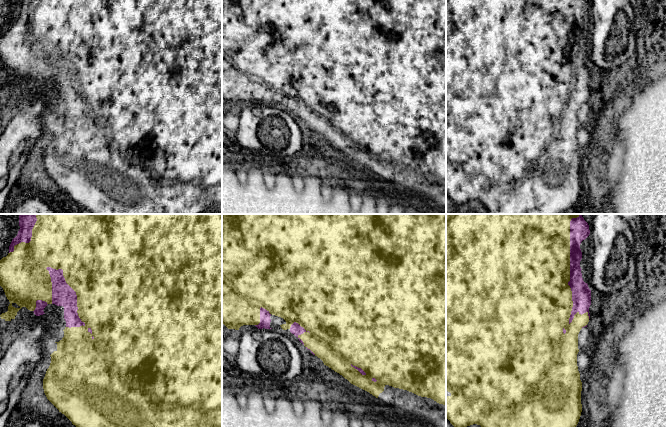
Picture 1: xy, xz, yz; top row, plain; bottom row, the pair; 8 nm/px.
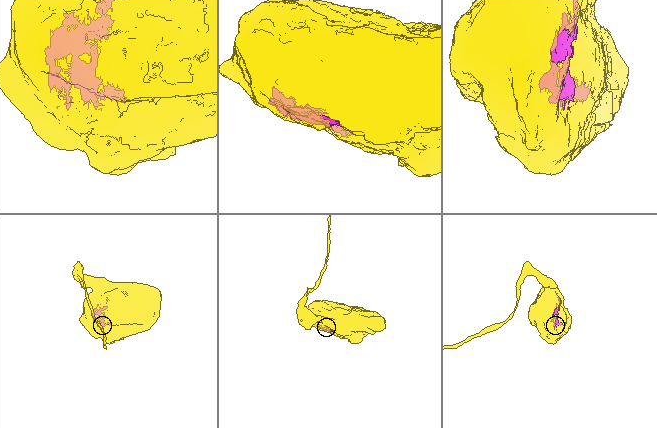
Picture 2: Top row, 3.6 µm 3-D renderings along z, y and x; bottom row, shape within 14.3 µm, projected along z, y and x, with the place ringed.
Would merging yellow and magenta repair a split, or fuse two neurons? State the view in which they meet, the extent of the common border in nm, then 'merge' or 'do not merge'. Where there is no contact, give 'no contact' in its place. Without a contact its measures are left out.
yz | 800 nm | merge

